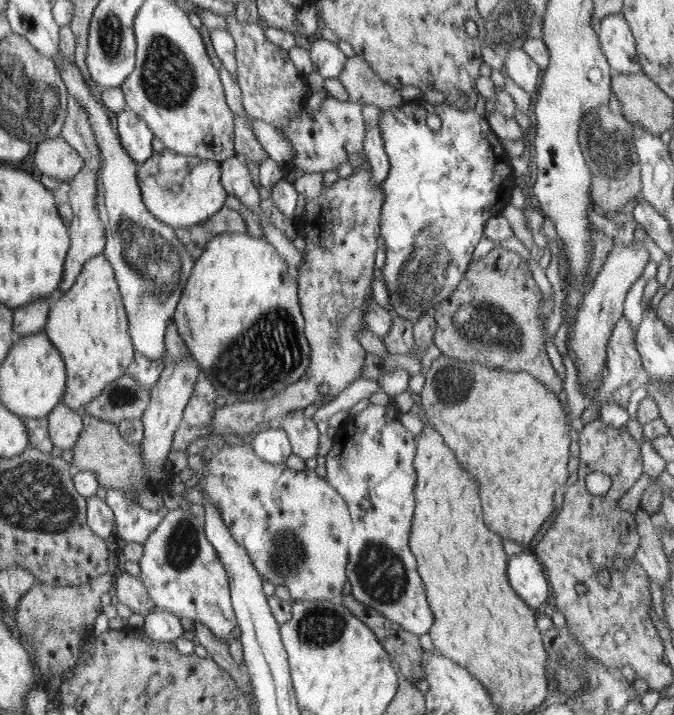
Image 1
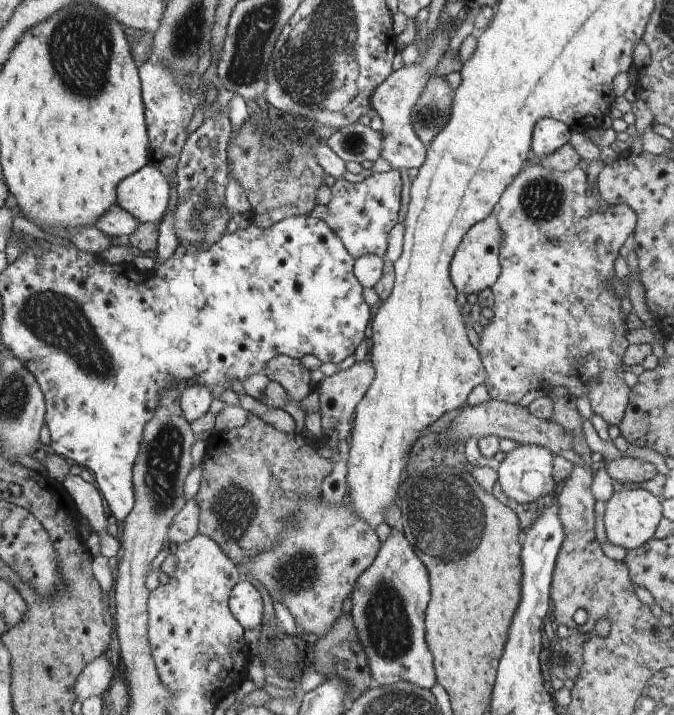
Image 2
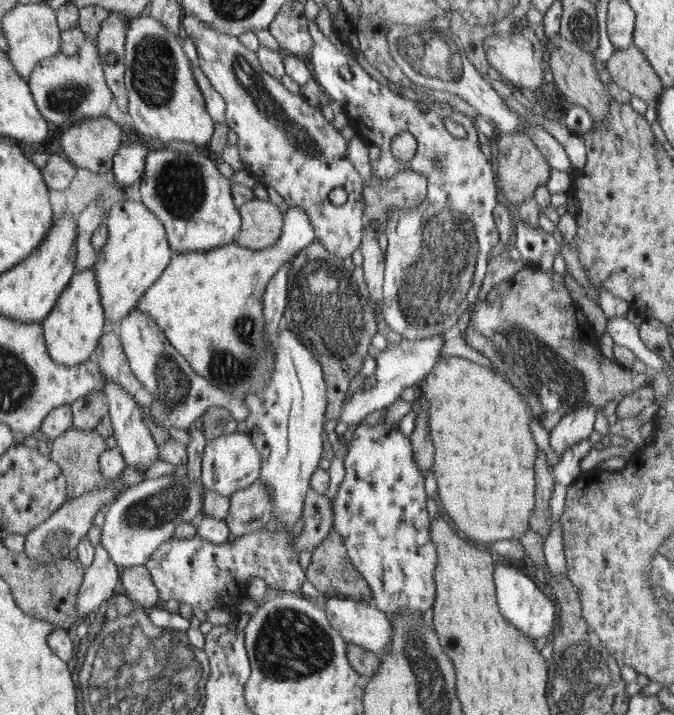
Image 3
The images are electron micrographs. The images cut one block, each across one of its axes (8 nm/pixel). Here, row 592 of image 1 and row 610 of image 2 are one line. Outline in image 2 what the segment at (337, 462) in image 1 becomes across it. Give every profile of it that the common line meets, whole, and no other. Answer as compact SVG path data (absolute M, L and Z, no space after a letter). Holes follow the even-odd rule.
M392 528L375 562L359 576L352 594L355 627L371 675L381 686L408 681L422 688L437 683L433 656L425 639L425 610L431 597L426 565L400 528Z

